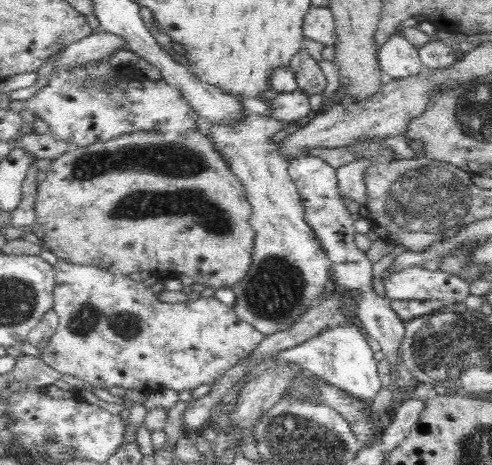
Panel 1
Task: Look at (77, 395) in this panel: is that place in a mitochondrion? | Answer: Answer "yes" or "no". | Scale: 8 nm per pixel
no

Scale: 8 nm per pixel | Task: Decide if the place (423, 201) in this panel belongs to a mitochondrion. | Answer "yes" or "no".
yes

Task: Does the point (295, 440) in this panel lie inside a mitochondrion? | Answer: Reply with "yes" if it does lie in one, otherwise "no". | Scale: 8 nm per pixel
yes

